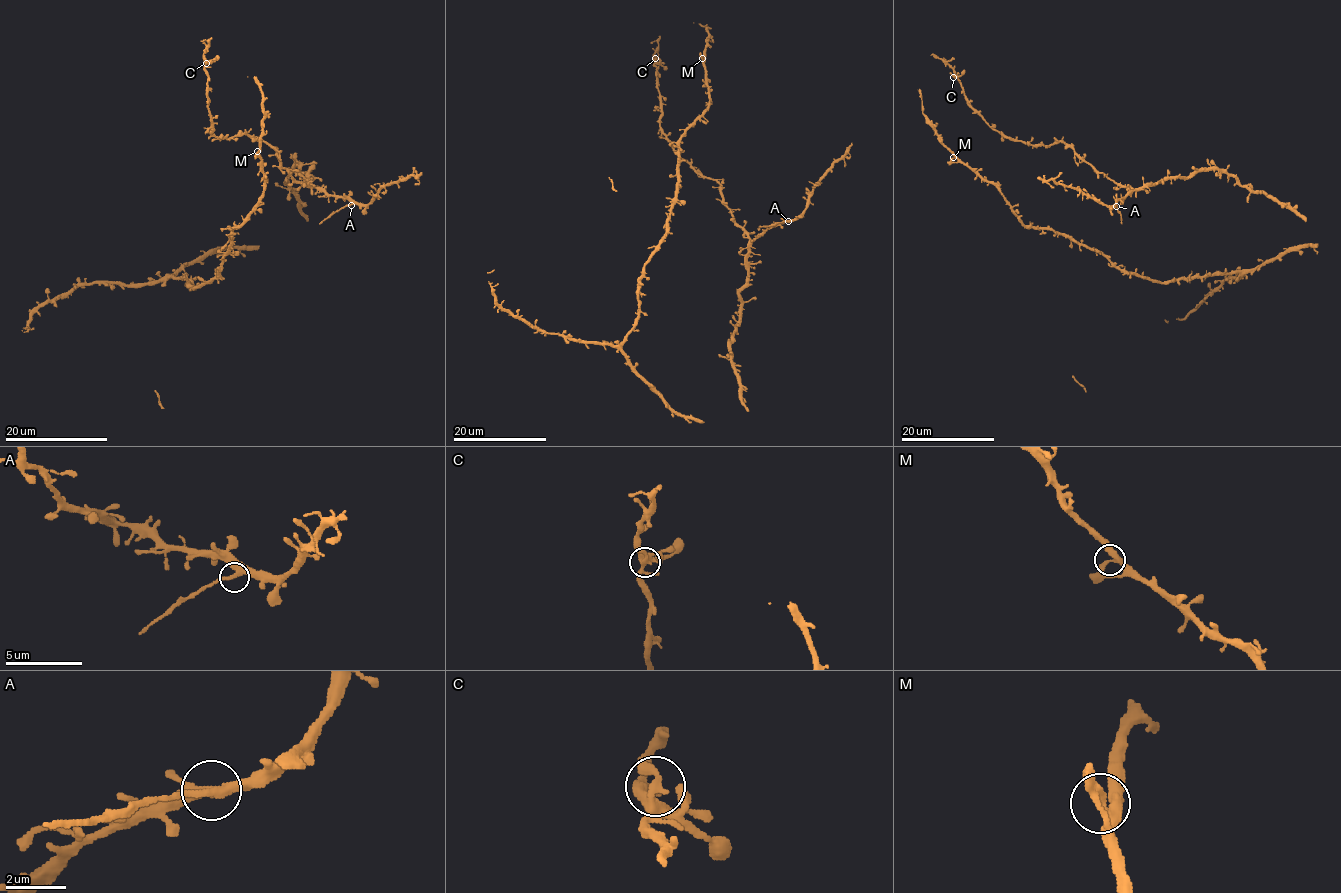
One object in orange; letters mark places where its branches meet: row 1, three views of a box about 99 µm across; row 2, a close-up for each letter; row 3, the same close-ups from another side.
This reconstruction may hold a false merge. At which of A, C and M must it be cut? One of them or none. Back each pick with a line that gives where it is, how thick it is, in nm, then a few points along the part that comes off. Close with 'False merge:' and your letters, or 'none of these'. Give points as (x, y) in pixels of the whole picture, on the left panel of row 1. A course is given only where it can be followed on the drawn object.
A: place (351, 205); calibre 300 nm; course (351, 204), (332, 212), (319, 223)
False merge: A

